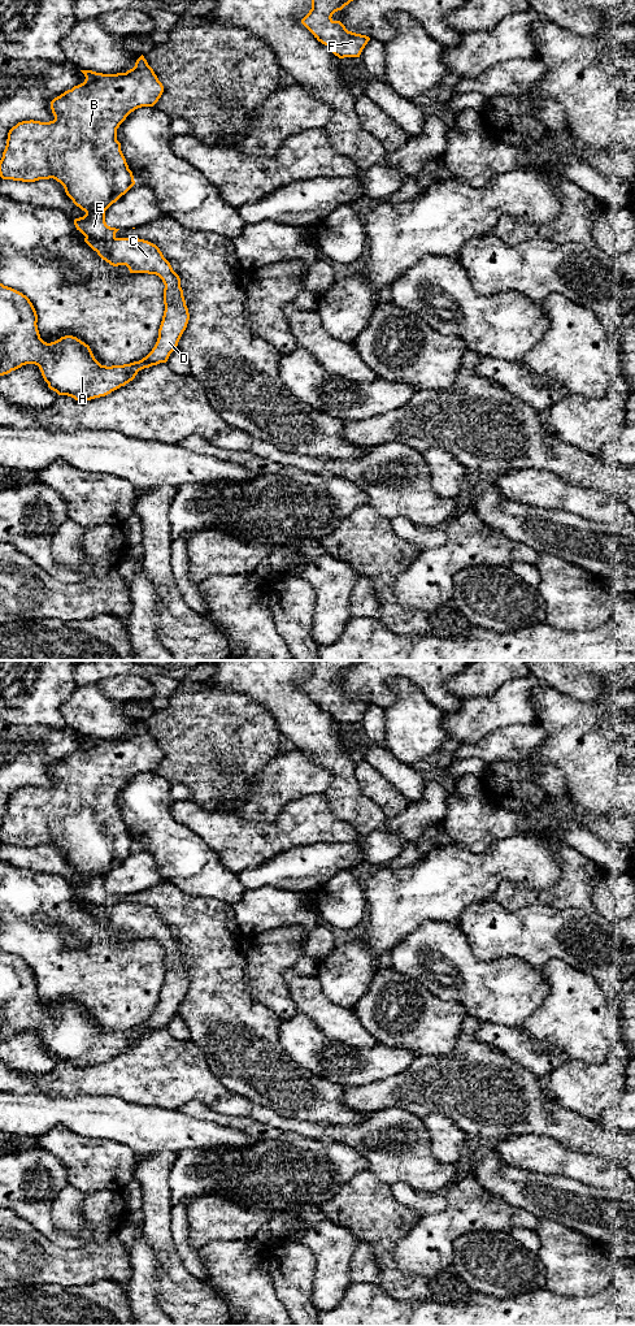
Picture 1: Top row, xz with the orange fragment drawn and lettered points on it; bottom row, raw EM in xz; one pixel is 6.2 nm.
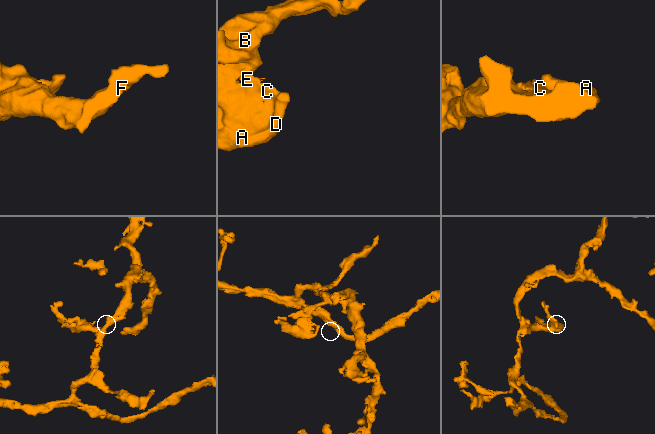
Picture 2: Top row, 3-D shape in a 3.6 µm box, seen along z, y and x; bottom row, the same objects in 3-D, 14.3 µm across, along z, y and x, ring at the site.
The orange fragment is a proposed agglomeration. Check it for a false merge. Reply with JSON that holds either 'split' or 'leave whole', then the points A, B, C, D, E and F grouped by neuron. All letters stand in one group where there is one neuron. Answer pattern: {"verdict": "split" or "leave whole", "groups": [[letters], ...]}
{"verdict": "split", "groups": [["A", "B", "C", "D", "F"], ["E"]]}

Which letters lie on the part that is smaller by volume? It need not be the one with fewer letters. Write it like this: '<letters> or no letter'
E

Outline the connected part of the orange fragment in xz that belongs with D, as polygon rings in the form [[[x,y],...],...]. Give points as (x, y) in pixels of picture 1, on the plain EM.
[[[84,904],[84,907],[113,932],[126,931],[130,939],[158,941],[165,950],[165,976],[157,1008],[145,1023],[106,1032],[77,1002],[65,1001],[51,1009],[44,1008],[30,965],[0,949],[0,1041],[35,1030],[51,1056],[75,1066],[105,1062],[132,1046],[139,1036],[166,1028],[190,985],[181,944],[156,910],[139,904]]]

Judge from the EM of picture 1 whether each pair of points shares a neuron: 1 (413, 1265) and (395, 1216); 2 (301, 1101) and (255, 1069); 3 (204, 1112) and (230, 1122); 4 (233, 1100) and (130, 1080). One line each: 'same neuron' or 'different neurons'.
1: different neurons
2: same neuron
3: same neuron
4: same neuron

